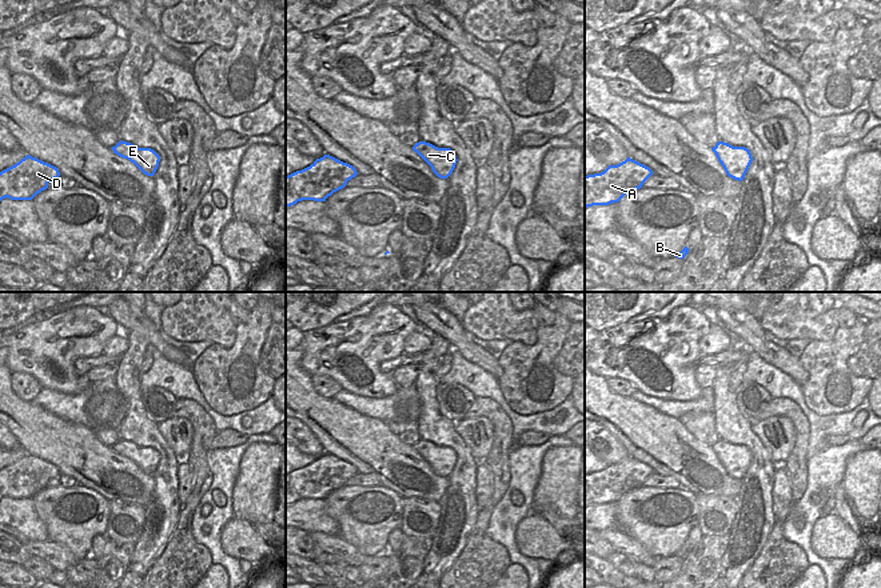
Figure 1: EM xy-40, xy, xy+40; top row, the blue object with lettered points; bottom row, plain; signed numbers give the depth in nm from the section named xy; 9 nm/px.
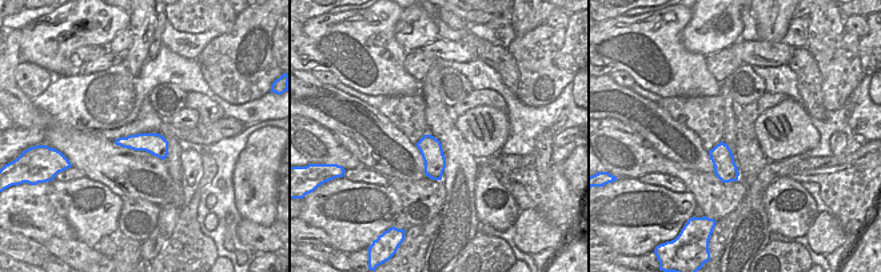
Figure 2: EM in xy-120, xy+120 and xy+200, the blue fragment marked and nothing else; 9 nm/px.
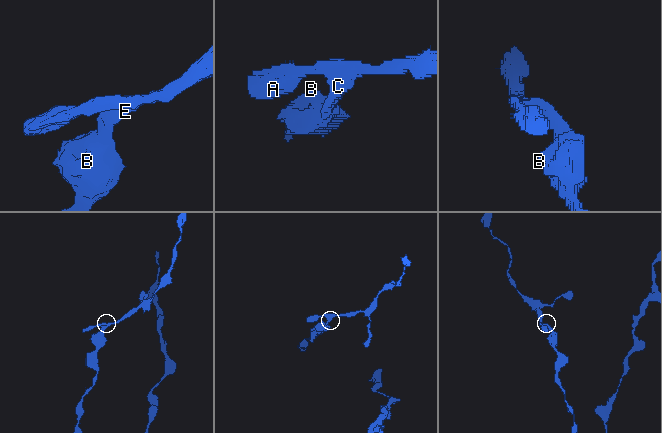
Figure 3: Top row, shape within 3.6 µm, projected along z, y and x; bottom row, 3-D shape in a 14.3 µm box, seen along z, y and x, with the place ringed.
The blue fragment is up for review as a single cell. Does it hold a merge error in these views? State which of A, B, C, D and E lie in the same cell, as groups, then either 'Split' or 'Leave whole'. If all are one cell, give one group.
Groups: A B C D E. Leave whole.

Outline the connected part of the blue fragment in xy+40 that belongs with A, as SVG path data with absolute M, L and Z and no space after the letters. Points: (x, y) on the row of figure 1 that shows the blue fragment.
M627 157L603 172L585 176L585 208L618 203L625 195L642 188L653 171Z

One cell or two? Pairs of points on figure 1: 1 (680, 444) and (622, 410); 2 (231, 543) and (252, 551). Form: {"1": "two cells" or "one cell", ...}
{"1": "one cell", "2": "one cell"}

